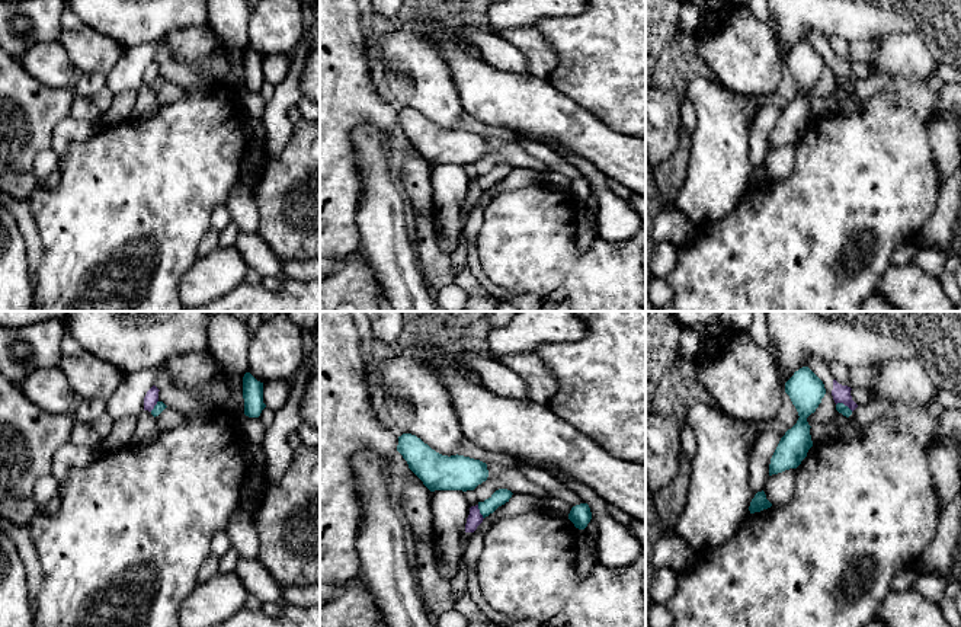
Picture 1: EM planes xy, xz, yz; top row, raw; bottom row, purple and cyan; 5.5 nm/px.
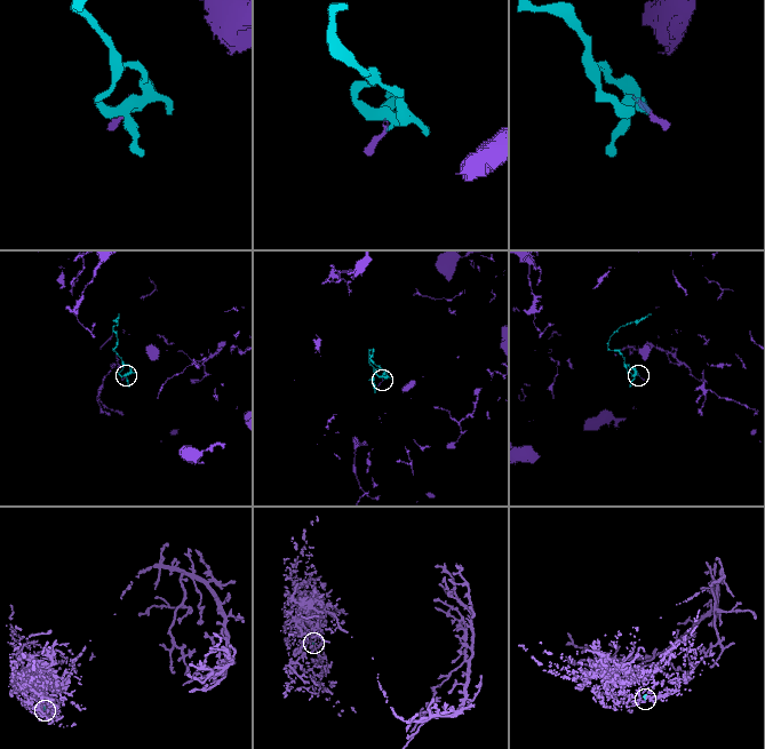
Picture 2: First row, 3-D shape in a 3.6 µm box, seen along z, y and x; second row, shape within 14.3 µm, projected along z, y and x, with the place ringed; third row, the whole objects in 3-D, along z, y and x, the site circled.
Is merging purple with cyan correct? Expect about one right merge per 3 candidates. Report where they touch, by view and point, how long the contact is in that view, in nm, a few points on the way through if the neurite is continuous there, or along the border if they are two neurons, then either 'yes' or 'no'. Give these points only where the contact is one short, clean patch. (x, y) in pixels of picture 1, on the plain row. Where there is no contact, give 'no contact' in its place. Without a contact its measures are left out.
meets purple in yz at (845, 79); contact 100 nm long; border along yz (836, 77), (843, 77), (852, 85); no

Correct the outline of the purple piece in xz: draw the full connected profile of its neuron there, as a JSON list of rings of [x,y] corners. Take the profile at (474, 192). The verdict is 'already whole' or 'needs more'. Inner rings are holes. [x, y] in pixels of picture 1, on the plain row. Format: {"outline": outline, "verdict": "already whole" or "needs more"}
{"outline": [[[478,179],[470,182],[470,189],[465,198],[465,207],[474,207],[477,201],[483,196],[483,189],[480,188]]], "verdict": "already whole"}

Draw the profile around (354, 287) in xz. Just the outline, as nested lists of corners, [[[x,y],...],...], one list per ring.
[[[359,252],[355,262],[320,279],[320,311],[379,311],[381,298],[382,288]]]

